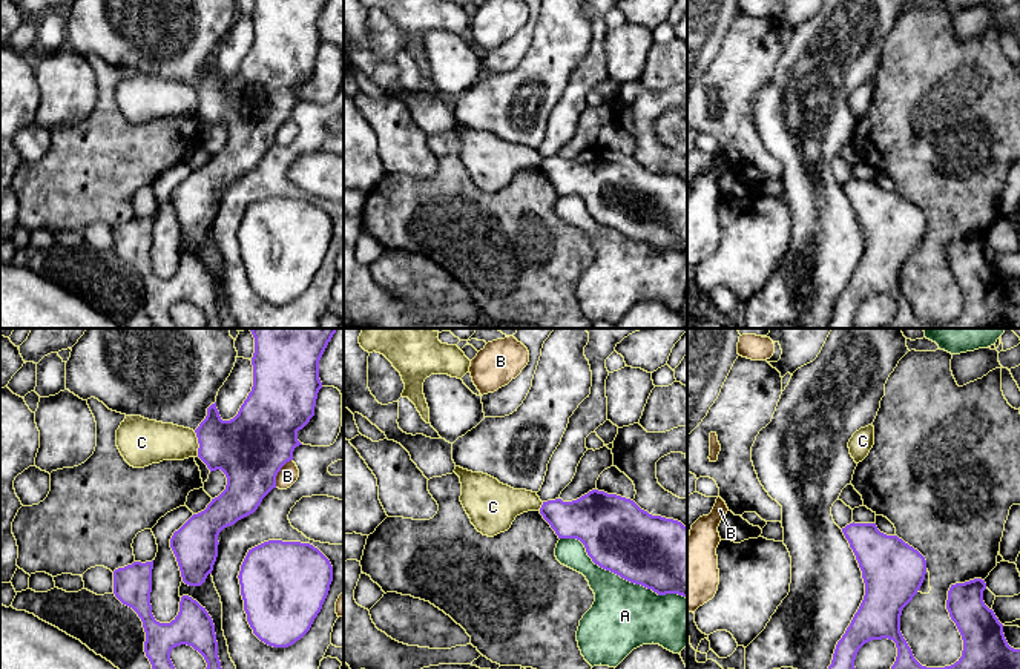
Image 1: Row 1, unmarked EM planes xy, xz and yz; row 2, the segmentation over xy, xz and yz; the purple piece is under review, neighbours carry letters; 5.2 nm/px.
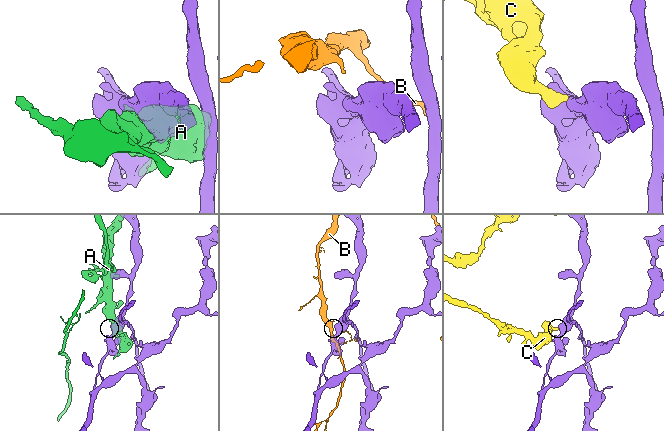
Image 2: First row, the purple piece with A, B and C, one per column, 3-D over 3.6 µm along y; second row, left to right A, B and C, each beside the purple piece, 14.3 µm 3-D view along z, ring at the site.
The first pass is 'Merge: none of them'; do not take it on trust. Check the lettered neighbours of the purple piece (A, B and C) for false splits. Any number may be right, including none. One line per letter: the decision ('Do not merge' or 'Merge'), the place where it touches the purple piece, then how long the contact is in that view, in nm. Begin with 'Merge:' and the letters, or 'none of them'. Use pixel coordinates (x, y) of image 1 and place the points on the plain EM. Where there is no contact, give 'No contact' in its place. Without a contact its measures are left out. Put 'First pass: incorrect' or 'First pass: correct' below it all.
Merge: none of them
A: Do not merge. Touches purple at xz (620, 232). Shared border 750 nm
B: Do not merge. Touches purple at xy (278, 128). Shared border 180 nm
C: Do not merge. Touches purple at xy (198, 98). Shared border 130 nm
First pass: correct

